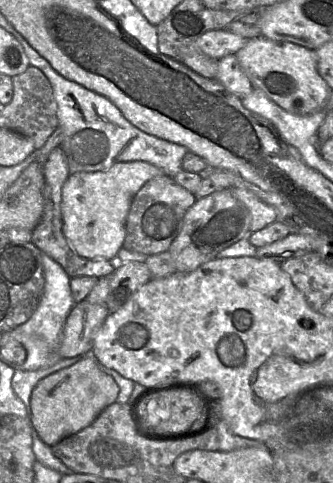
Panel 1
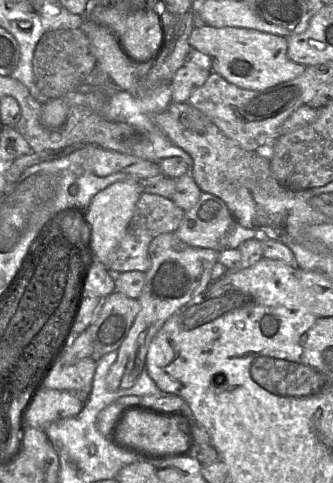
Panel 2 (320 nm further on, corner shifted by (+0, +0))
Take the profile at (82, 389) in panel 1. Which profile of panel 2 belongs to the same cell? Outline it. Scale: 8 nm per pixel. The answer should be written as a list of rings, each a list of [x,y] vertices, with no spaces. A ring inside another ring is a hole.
[[[174,232],[156,236],[148,247],[150,268],[146,272],[145,284],[138,301],[139,312],[129,330],[129,333],[117,350],[117,359],[111,366],[107,377],[106,387],[110,392],[131,388],[145,368],[146,355],[149,345],[164,323],[180,308],[200,295],[212,282],[211,273],[219,258],[219,251],[207,248],[192,247],[181,241]]]

